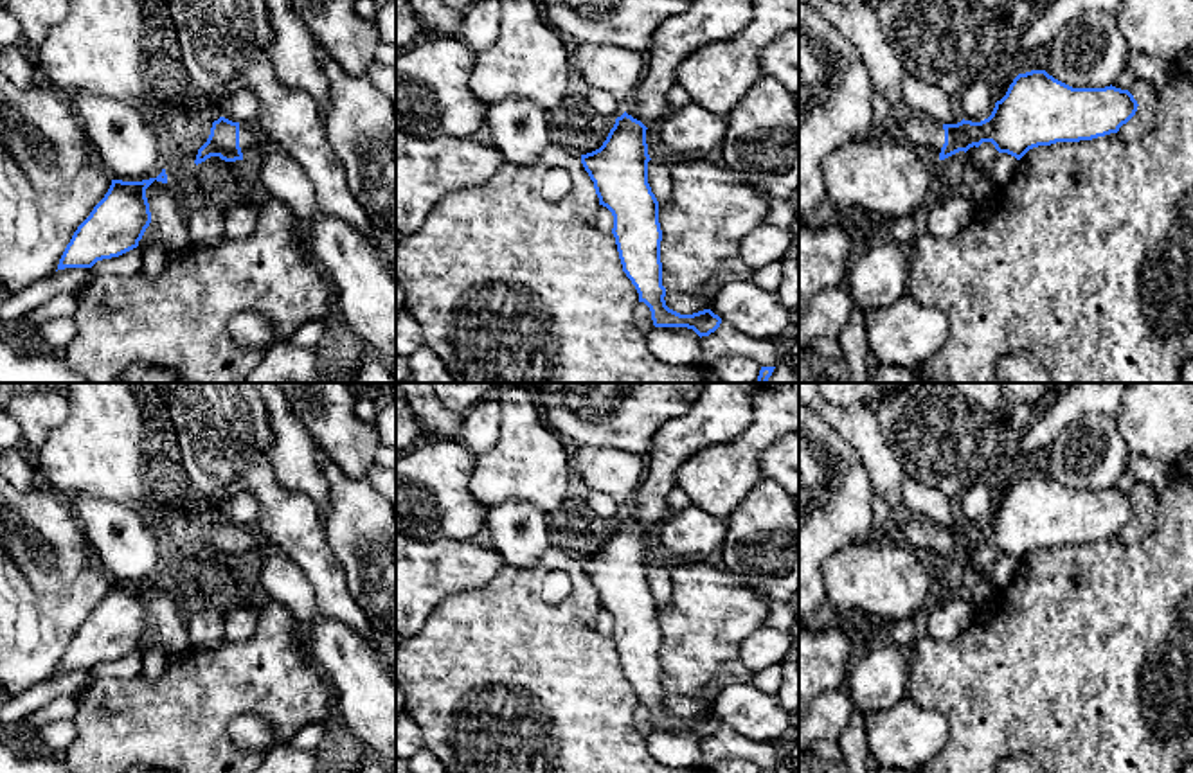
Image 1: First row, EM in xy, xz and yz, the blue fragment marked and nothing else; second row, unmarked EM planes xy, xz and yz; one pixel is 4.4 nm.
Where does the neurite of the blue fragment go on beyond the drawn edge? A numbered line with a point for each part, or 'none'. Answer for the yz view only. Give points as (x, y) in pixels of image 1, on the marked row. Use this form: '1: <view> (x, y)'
1: yz (925, 133)

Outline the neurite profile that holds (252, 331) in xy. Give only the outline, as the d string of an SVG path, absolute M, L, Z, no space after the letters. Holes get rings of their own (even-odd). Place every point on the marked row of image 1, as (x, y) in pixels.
M252 311L232 315L229 318L229 333L236 345L248 351L268 352L277 343L270 320Z

